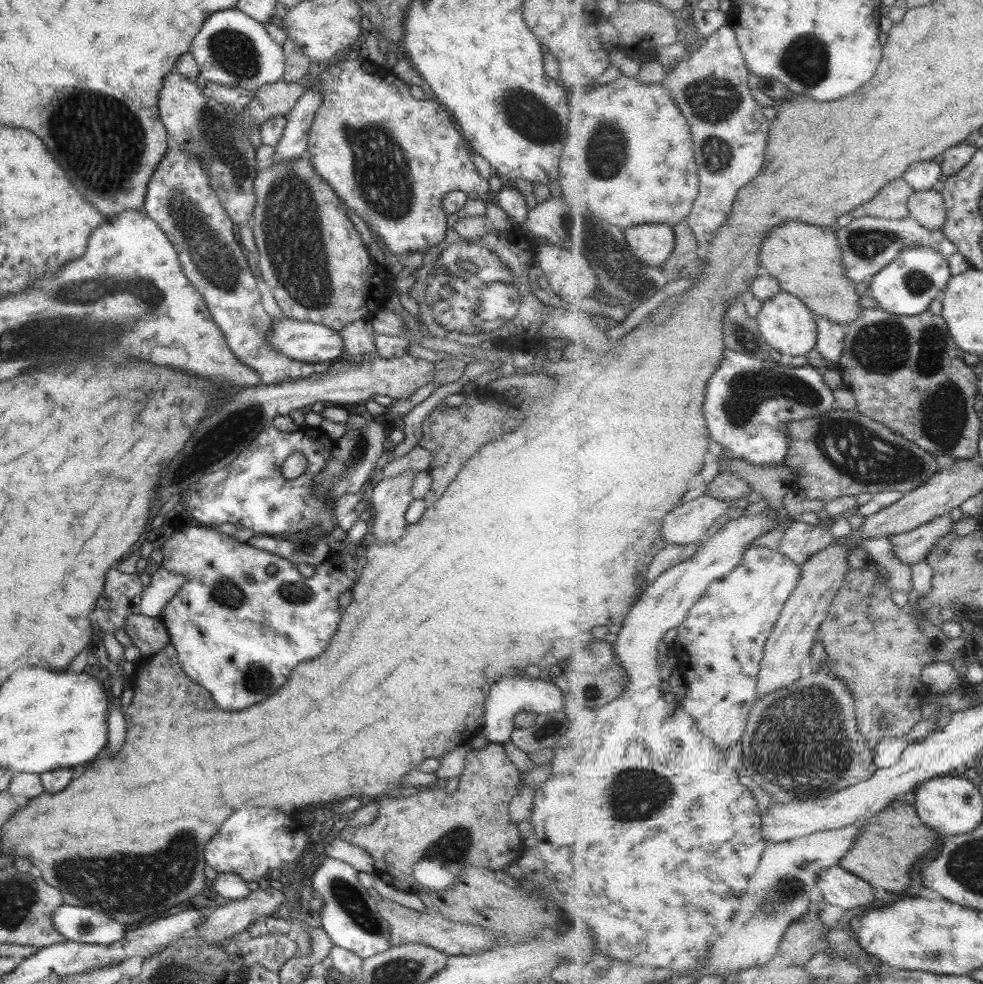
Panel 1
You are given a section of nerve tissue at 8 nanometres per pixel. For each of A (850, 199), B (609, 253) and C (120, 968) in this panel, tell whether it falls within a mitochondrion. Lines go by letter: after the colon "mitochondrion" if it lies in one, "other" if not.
A: other
B: mitochondrion
C: other

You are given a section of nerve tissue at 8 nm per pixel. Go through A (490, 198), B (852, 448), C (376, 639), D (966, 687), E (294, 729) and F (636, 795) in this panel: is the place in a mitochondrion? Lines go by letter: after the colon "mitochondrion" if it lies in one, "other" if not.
A: other
B: mitochondrion
C: other
D: other
E: other
F: mitochondrion

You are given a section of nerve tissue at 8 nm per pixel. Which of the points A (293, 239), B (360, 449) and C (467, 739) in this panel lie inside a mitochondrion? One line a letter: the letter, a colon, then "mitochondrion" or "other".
A: mitochondrion
B: mitochondrion
C: other

